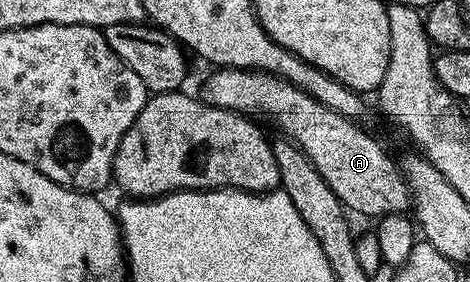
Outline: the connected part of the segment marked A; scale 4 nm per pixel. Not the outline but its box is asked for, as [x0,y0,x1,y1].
[202,68,412,218]

